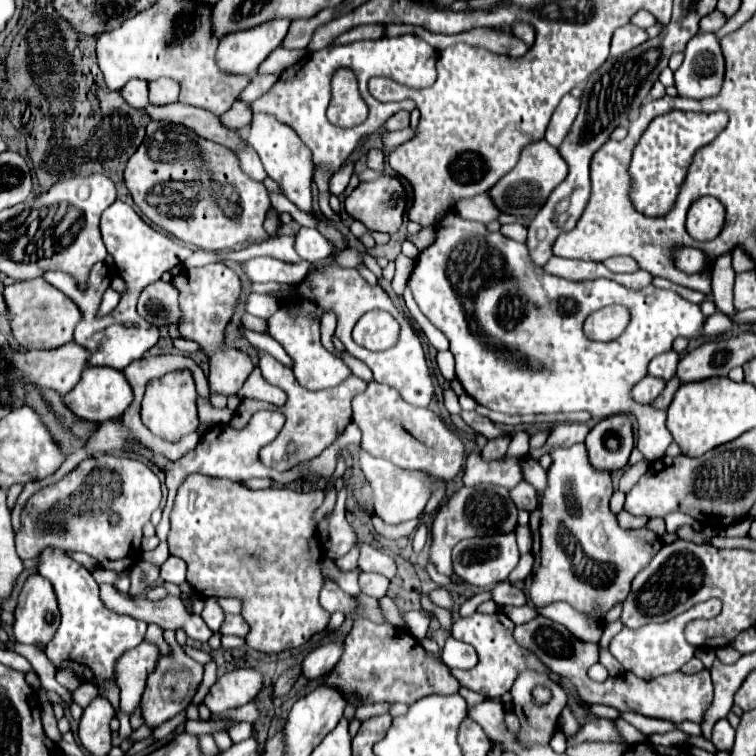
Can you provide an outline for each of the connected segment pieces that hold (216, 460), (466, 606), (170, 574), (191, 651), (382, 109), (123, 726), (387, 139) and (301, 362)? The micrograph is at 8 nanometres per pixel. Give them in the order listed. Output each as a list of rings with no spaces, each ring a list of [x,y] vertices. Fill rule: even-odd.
[[[262,410],[262,412],[254,414],[254,416],[250,418],[250,422],[248,422],[242,430],[234,430],[234,428],[230,428],[228,424],[216,424],[216,426],[212,426],[206,434],[202,434],[198,446],[196,446],[194,450],[190,450],[190,452],[188,452],[184,458],[180,458],[178,462],[170,462],[170,460],[166,460],[162,454],[156,454],[156,452],[138,450],[138,454],[146,456],[146,458],[152,458],[152,462],[158,464],[158,466],[172,466],[172,468],[166,472],[168,504],[166,504],[166,508],[164,508],[164,518],[162,518],[162,522],[156,526],[156,536],[160,538],[160,542],[166,540],[166,534],[168,534],[168,528],[170,528],[170,524],[168,524],[168,514],[170,514],[170,502],[174,502],[174,496],[176,496],[176,488],[180,486],[182,478],[186,478],[186,476],[192,474],[192,472],[200,472],[200,474],[216,476],[216,478],[228,478],[228,480],[234,480],[234,482],[246,482],[246,480],[250,480],[250,478],[272,478],[272,480],[274,480],[276,484],[280,484],[280,486],[286,486],[286,484],[290,484],[290,482],[296,482],[296,480],[302,476],[302,472],[304,472],[306,468],[310,468],[310,464],[300,464],[300,466],[296,466],[296,468],[292,468],[292,470],[288,470],[288,472],[284,472],[284,474],[278,474],[276,470],[270,470],[270,468],[266,468],[266,466],[262,466],[262,464],[258,462],[258,450],[260,450],[262,446],[266,446],[268,442],[272,442],[272,440],[280,434],[282,426],[284,426],[284,416],[282,416],[280,412],[276,412],[276,410],[274,410],[274,412],[272,412],[272,410]]]
[[[484,590],[484,592],[480,592],[480,594],[472,596],[472,598],[468,598],[468,600],[460,606],[460,616],[468,616],[468,614],[476,612],[478,604],[482,604],[486,602],[486,600],[490,600],[490,590]]]
[[[170,556],[162,568],[160,568],[160,578],[164,582],[172,582],[172,584],[182,584],[186,580],[186,562],[182,558]]]
[[[189,645],[184,646],[183,649],[188,656],[198,661],[202,665],[205,665],[212,660],[212,657],[202,649],[197,649]]]
[[[410,34],[398,36],[398,38],[384,36],[380,40],[364,40],[346,45],[332,44],[322,50],[308,52],[300,62],[284,70],[278,82],[274,84],[274,88],[262,98],[252,102],[252,110],[278,116],[278,120],[294,128],[300,140],[312,150],[312,158],[316,166],[322,164],[332,170],[338,170],[350,158],[358,142],[366,134],[374,134],[382,126],[382,122],[386,122],[386,118],[390,118],[392,114],[400,110],[412,112],[416,108],[412,100],[402,100],[402,102],[392,102],[392,104],[378,102],[368,92],[368,80],[374,76],[388,76],[410,88],[426,88],[432,82],[436,82],[436,60],[438,60],[438,52],[426,40],[422,40],[420,36],[410,36]],[[338,68],[350,68],[356,74],[360,94],[370,108],[370,116],[362,126],[338,128],[326,120],[326,108],[332,96],[330,80]]]
[[[118,712],[118,720],[120,720],[120,728],[118,730],[118,736],[116,739],[112,739],[112,746],[120,746],[120,744],[130,736],[130,732],[132,732],[132,728],[130,728],[130,722],[128,722],[128,718],[126,718],[126,714],[122,714],[122,712]]]
[[[406,128],[406,130],[400,130],[400,132],[384,132],[384,134],[382,134],[384,150],[390,152],[394,146],[400,146],[400,144],[406,142],[408,138],[412,138],[412,134],[414,134],[412,128]]]
[[[290,304],[280,306],[280,310],[268,320],[268,334],[276,342],[280,342],[282,348],[288,352],[288,356],[294,360],[296,368],[292,366],[292,370],[296,370],[296,380],[306,390],[332,388],[332,386],[338,386],[338,382],[342,382],[342,378],[350,376],[348,366],[322,346],[318,318],[310,318],[306,314],[294,314],[294,310],[290,310]]]

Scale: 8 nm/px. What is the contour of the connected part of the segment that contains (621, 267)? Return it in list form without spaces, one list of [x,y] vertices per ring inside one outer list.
[[[624,256],[608,258],[604,264],[612,272],[634,272],[634,270],[638,270],[638,264],[632,258],[624,258]]]

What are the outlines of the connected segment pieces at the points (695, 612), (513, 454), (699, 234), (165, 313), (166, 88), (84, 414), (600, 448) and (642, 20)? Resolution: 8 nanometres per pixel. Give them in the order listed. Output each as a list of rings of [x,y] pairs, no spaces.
[[[710,598],[698,606],[692,606],[690,610],[686,610],[684,614],[662,622],[662,624],[646,624],[638,630],[626,630],[622,628],[610,642],[610,654],[624,666],[626,672],[636,674],[642,680],[652,680],[664,674],[672,674],[678,672],[692,656],[694,656],[694,646],[686,640],[684,632],[688,622],[698,620],[698,618],[714,618],[720,612],[720,602],[716,598]]]
[[[514,432],[512,440],[510,440],[510,446],[508,446],[508,452],[504,458],[520,458],[524,454],[528,454],[528,434],[526,432]]]
[[[710,196],[696,200],[688,210],[686,230],[694,240],[714,240],[726,220],[724,206]]]
[[[154,282],[146,286],[138,300],[138,314],[156,328],[178,324],[182,318],[178,288],[170,282]]]
[[[160,78],[156,82],[150,82],[150,102],[154,106],[166,106],[178,102],[180,84],[172,78]]]
[[[114,368],[84,370],[80,382],[64,396],[64,404],[72,410],[72,414],[76,414],[82,420],[90,420],[90,422],[104,422],[112,416],[122,414],[130,406],[132,400],[134,400],[134,394],[132,394],[132,388],[126,376]]]
[[[614,414],[600,420],[586,436],[590,462],[598,470],[618,470],[628,464],[634,448],[634,426],[628,414]]]
[[[642,10],[642,12],[636,12],[636,14],[634,14],[632,24],[636,24],[636,26],[640,26],[640,28],[646,30],[646,28],[650,28],[652,24],[656,24],[656,20],[652,18],[650,12],[644,12],[644,10]]]

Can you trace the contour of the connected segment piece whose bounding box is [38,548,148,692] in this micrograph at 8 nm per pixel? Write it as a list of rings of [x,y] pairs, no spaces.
[[[46,548],[39,557],[38,572],[50,580],[62,614],[60,628],[44,652],[58,670],[70,668],[80,682],[86,682],[86,676],[92,674],[90,682],[102,692],[106,682],[116,682],[118,658],[144,640],[148,624],[108,610],[100,600],[98,584],[92,574],[82,564],[72,562],[61,549]]]

